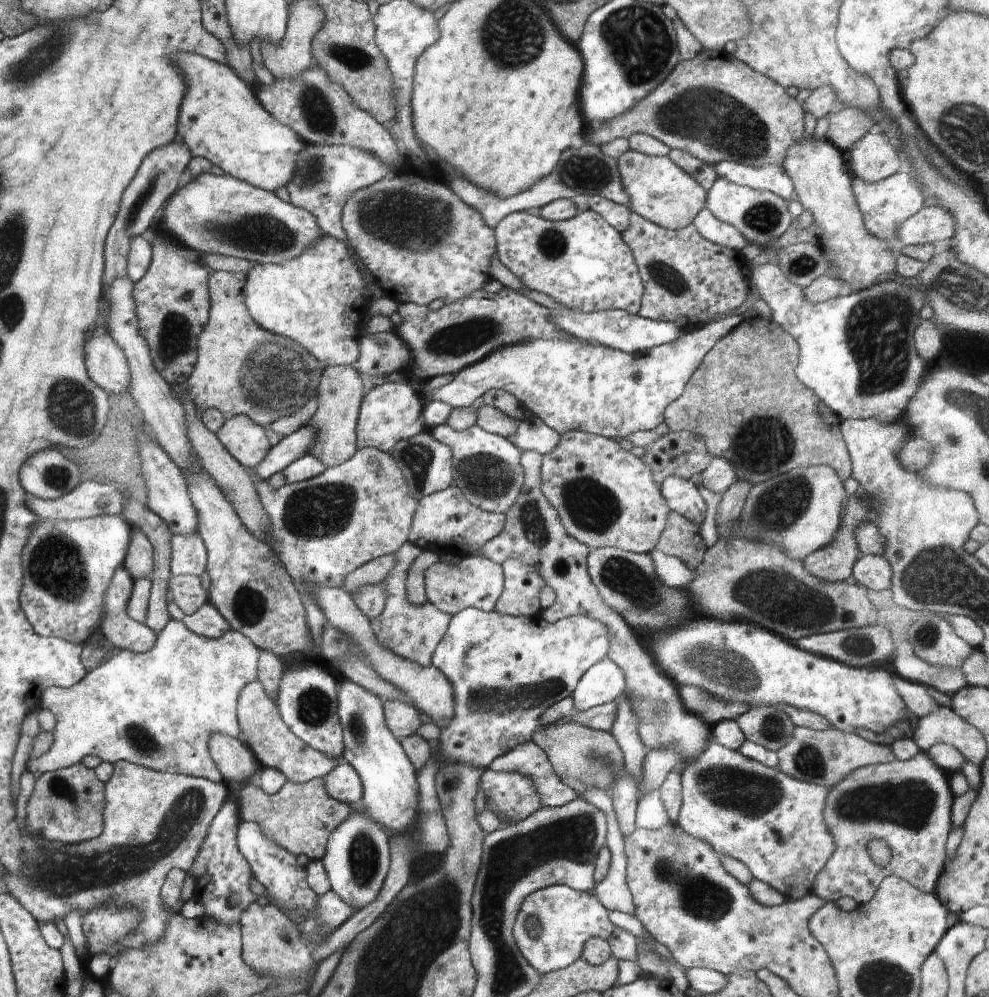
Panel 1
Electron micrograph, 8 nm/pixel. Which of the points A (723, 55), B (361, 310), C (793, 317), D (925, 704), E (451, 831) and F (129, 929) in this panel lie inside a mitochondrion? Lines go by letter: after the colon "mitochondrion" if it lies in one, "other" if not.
A: other
B: other
C: other
D: other
E: other
F: other

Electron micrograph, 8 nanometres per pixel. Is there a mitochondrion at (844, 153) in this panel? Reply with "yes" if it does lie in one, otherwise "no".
no

